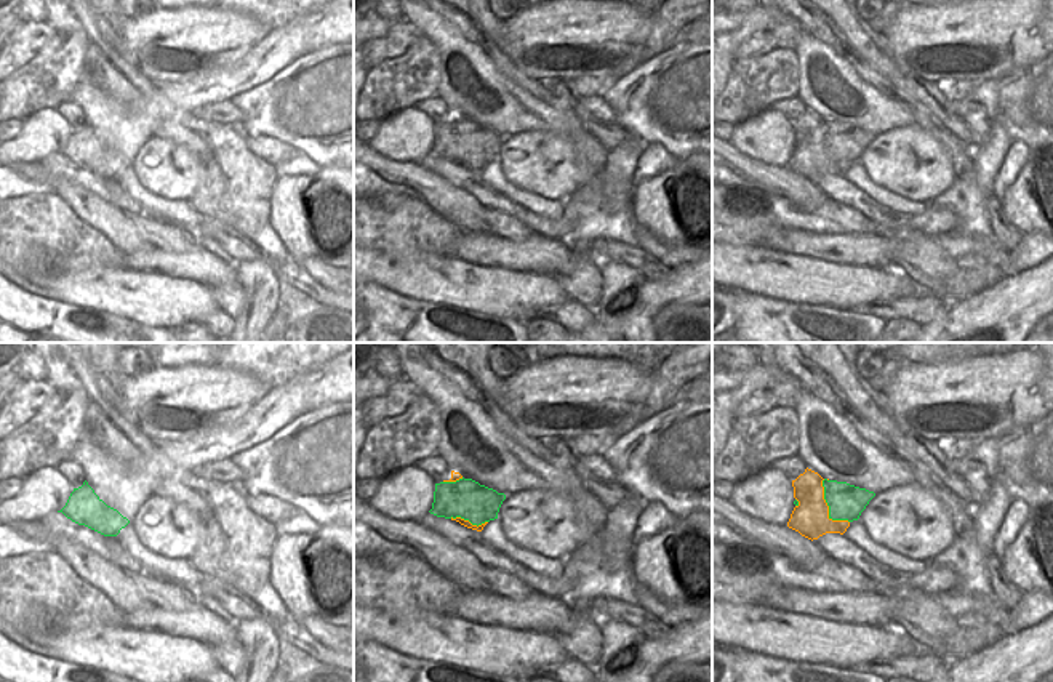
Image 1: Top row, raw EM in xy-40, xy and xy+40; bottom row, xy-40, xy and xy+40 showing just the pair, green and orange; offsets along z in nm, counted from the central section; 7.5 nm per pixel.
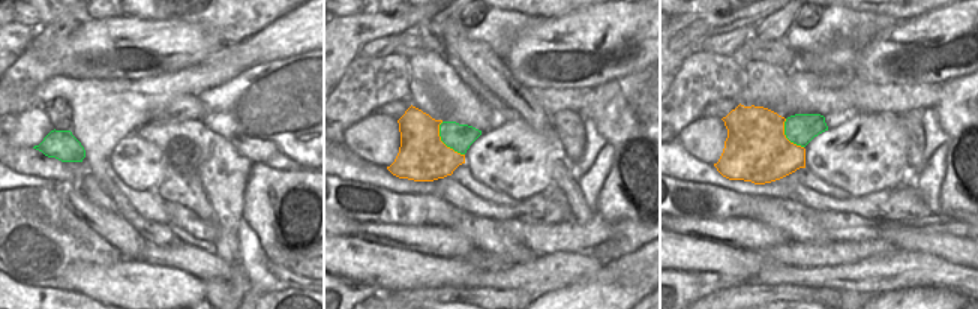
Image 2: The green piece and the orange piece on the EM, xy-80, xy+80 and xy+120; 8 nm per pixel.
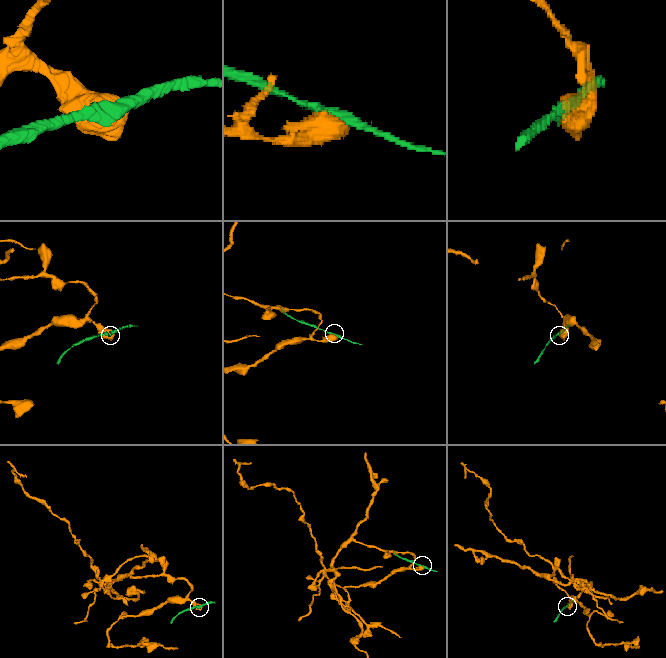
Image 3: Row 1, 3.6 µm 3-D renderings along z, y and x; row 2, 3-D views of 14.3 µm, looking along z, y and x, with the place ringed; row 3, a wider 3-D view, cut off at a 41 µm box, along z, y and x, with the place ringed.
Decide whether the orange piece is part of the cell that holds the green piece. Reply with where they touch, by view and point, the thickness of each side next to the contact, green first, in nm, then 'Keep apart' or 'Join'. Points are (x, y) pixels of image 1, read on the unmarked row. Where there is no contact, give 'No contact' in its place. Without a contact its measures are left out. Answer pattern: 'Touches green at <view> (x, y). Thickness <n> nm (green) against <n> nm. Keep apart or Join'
Touches green at xy+40 (829, 149). Thickness 280 nm (green) against 280 nm. Keep apart

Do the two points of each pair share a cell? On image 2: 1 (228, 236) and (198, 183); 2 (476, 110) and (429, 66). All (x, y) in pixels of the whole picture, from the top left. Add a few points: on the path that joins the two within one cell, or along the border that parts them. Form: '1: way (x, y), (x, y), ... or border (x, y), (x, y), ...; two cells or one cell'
1: way (227, 222), (224, 209), (212, 197); one cell
2: way (464, 101), (441, 78); one cell

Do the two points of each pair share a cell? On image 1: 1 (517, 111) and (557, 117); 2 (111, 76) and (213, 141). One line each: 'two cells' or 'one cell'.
1: one cell
2: one cell

